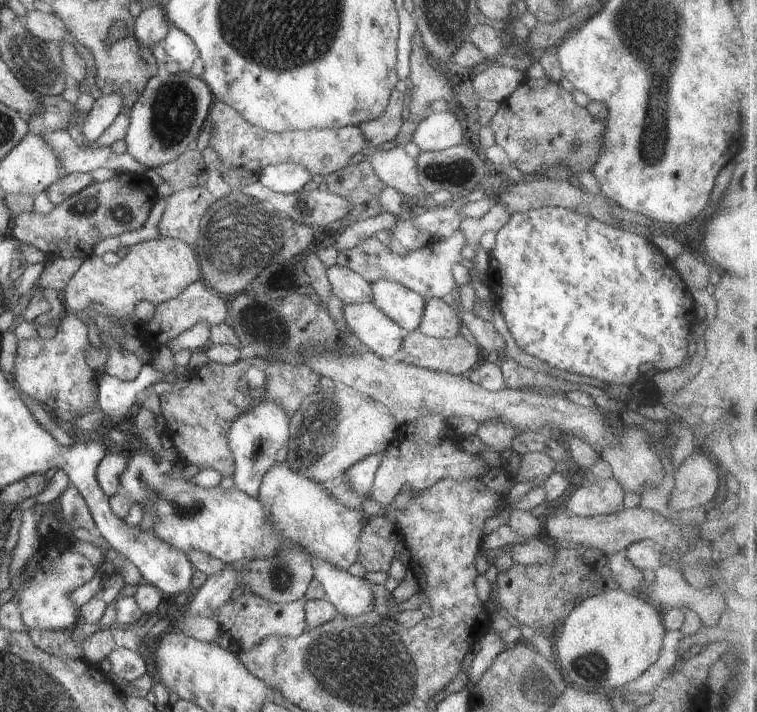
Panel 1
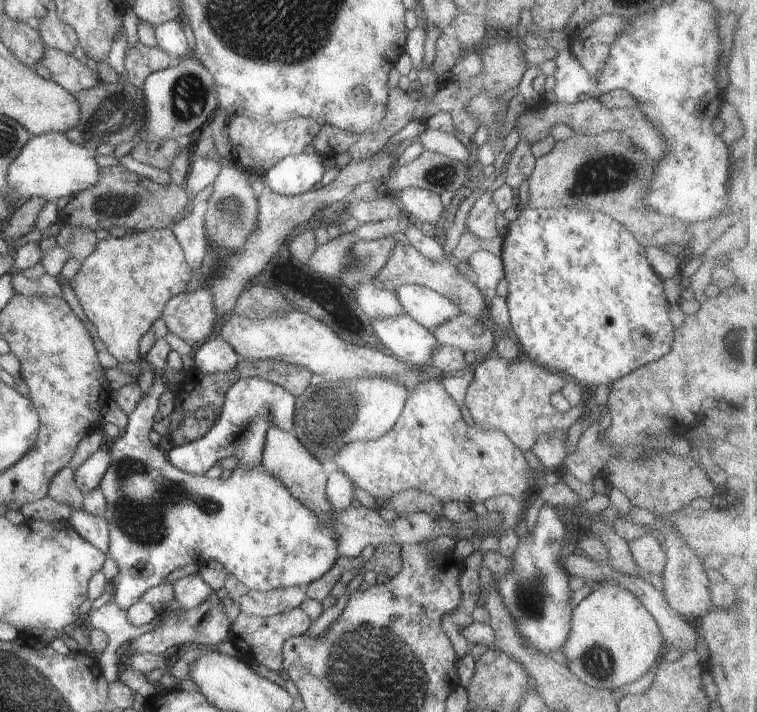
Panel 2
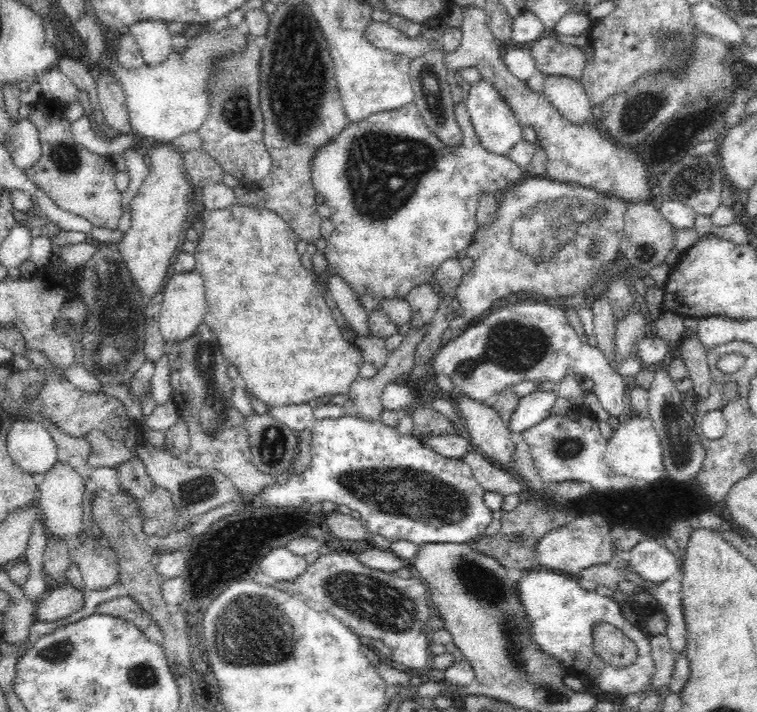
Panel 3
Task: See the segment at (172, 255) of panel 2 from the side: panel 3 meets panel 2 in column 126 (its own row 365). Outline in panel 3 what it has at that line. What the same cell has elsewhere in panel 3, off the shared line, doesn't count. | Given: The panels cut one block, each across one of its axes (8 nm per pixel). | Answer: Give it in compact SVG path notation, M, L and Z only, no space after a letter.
M237 201L230 206L226 206L226 208L222 208L222 210L205 210L203 208L200 212L200 220L202 220L203 236L197 241L197 247L193 255L196 259L195 271L200 273L204 279L207 312L203 322L206 322L212 333L216 334L222 353L227 358L229 365L238 368L240 372L239 381L246 391L250 392L252 396L256 396L270 410L276 408L276 406L313 403L314 399L324 396L324 394L334 396L336 394L346 394L350 391L352 384L359 377L360 368L365 363L364 357L361 351L354 347L353 342L346 341L342 337L340 326L334 320L330 308L326 305L316 286L314 273L300 263L300 255L296 251L296 233L284 222L284 219L259 205L250 207Z

